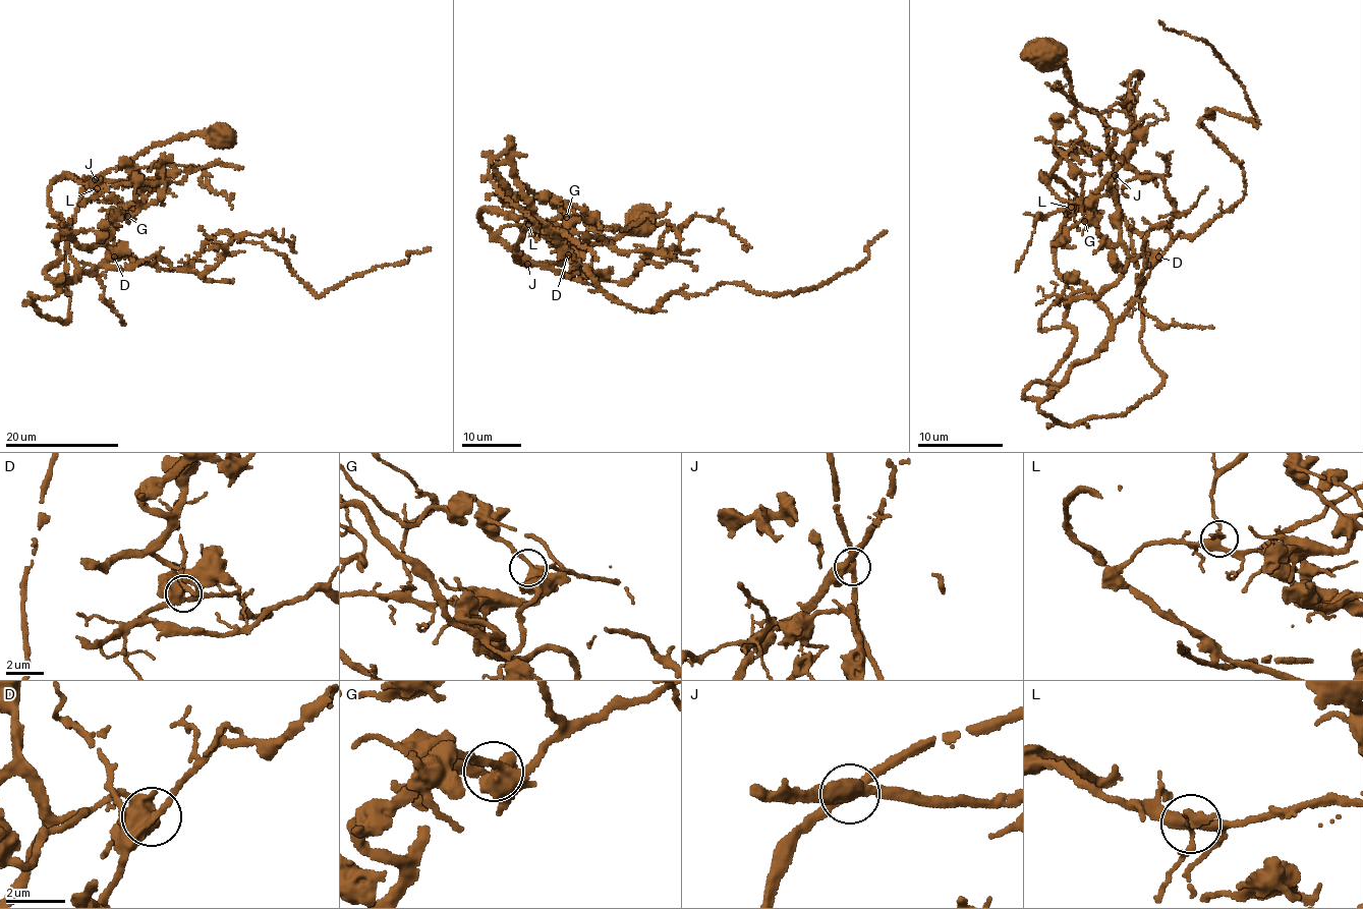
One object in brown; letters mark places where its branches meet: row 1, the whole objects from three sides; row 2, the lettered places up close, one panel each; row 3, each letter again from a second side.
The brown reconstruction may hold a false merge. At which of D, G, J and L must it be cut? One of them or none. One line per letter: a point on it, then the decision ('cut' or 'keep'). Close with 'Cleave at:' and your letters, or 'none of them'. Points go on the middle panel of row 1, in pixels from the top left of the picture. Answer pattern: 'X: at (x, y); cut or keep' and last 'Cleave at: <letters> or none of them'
D: at (568, 254); keep
G: at (566, 217); keep
J: at (527, 264); keep
L: at (528, 224); keep
Cleave at: none of them

